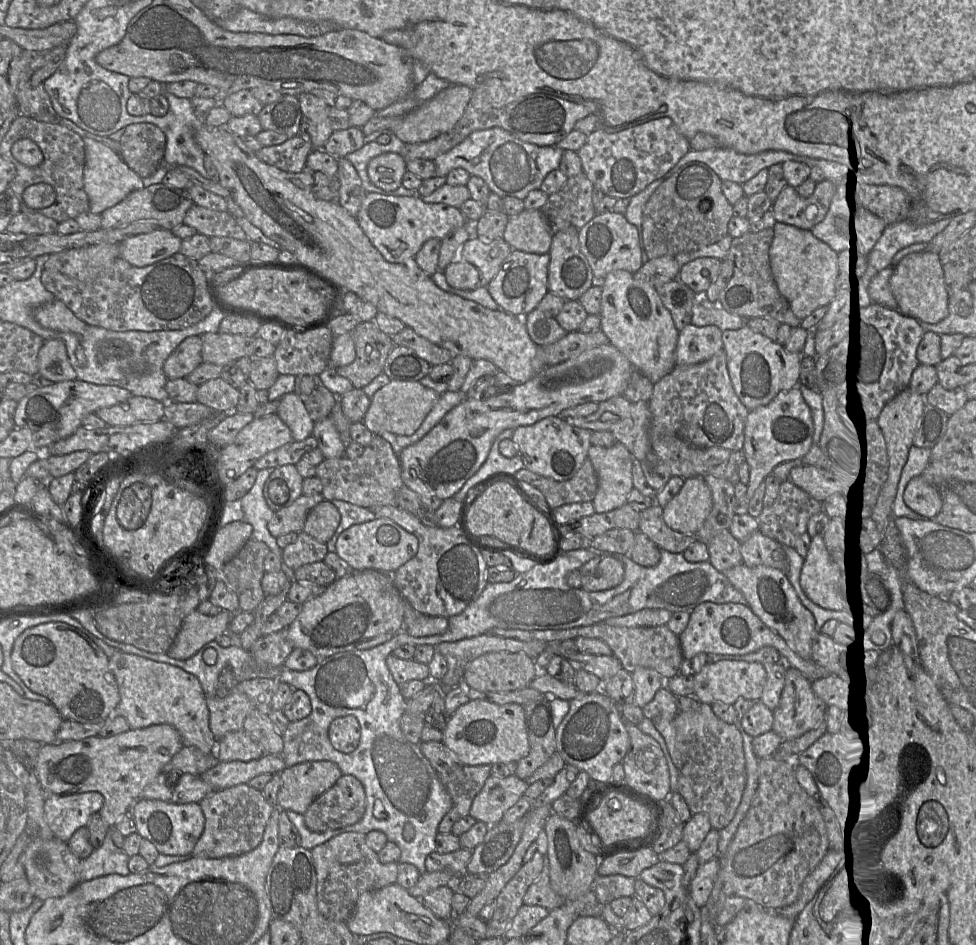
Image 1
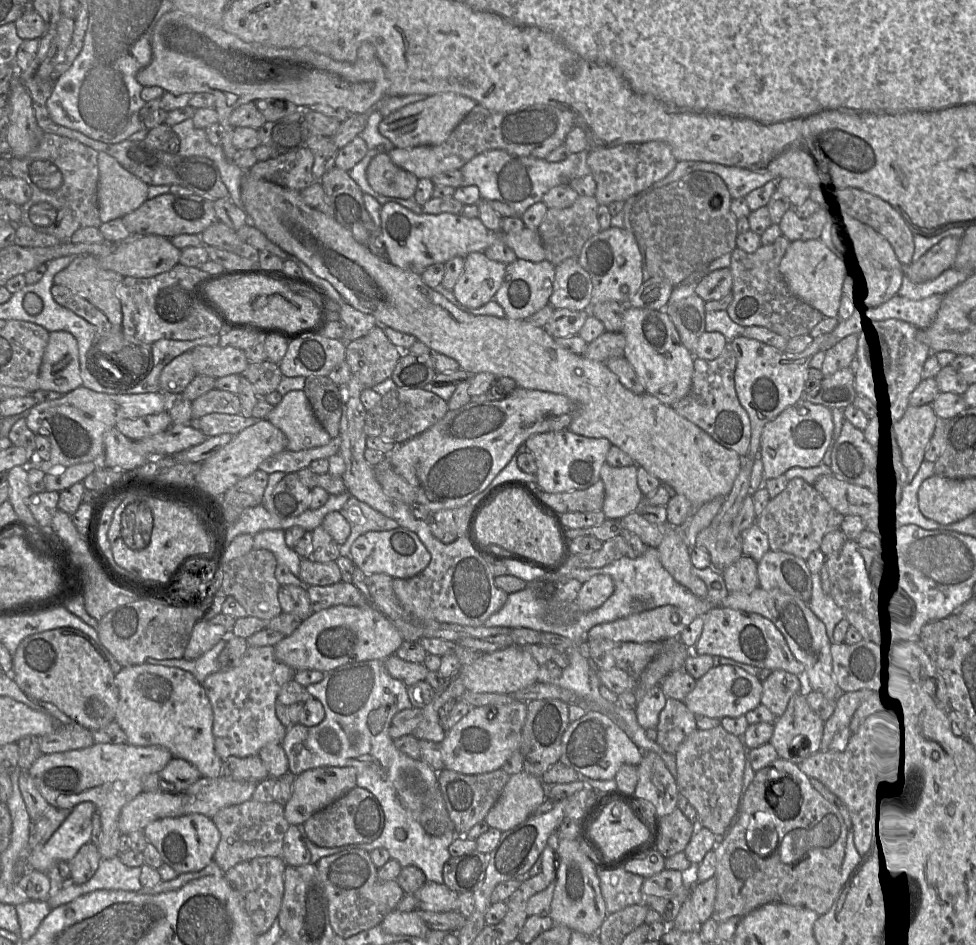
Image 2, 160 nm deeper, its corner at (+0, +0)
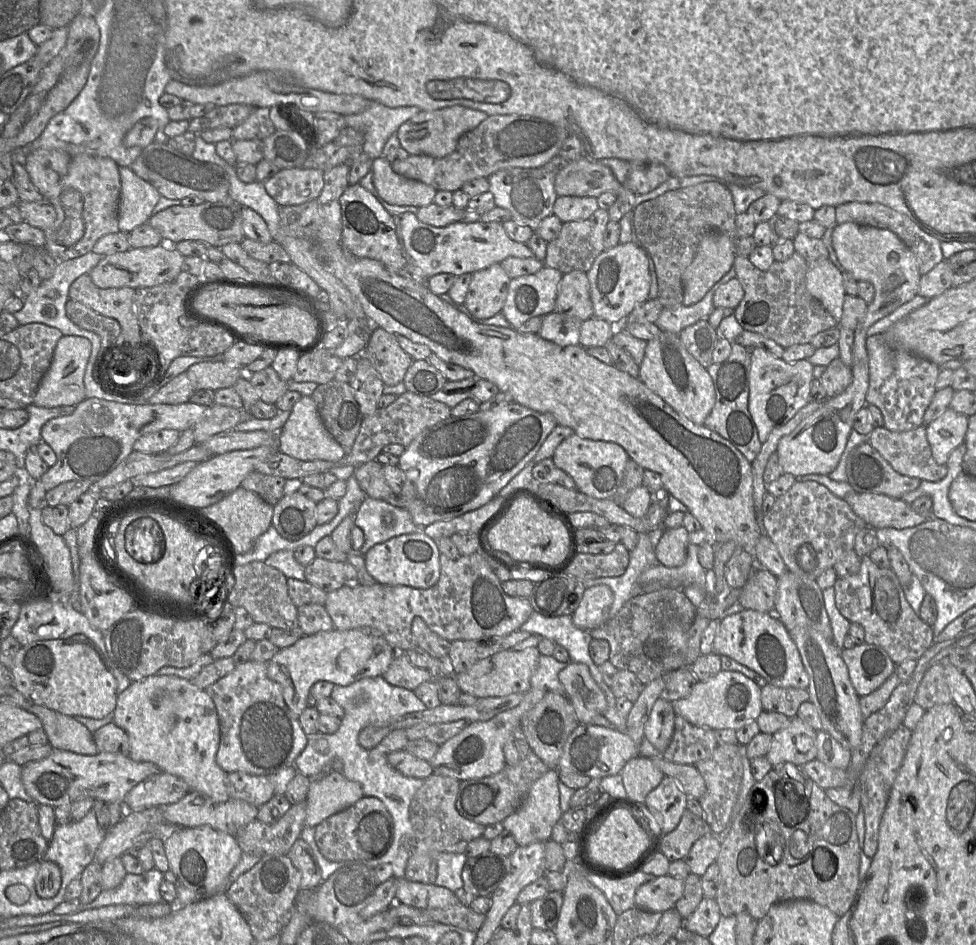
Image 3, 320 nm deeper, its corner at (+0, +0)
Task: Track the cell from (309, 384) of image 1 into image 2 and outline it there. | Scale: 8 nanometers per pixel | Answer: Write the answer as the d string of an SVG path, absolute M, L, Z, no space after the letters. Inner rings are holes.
M328 376L307 377L303 391L319 423L332 439L338 438L344 411L339 386Z

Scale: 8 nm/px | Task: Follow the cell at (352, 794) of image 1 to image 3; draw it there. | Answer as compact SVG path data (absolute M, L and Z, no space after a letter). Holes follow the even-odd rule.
M363 796L352 806L331 815L315 826L314 839L322 855L332 862L373 860L384 855L393 843L393 820L381 800Z

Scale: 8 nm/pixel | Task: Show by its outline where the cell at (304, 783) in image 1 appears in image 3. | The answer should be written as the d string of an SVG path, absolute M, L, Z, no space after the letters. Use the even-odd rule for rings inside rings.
M332 771L310 779L305 799L305 825L311 827L352 806L364 796L361 785L348 780L341 772Z

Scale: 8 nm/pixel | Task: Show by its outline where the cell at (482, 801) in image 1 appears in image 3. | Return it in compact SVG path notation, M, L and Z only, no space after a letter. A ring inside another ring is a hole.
M550 769L532 784L521 807L501 822L504 829L513 835L518 846L527 846L536 842L546 843L550 840L553 826L562 815L558 783L558 771Z

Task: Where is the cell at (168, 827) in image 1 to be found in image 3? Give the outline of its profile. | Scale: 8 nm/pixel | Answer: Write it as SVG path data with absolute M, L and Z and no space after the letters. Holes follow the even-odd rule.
M206 825L179 827L163 843L170 870L177 879L177 906L186 906L218 893L226 893L230 874L243 855L233 836Z

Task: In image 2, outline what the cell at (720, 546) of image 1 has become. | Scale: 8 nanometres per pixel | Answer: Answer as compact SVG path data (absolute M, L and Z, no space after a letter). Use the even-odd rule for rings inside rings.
M742 555L721 572L728 592L751 592L759 587L757 562Z

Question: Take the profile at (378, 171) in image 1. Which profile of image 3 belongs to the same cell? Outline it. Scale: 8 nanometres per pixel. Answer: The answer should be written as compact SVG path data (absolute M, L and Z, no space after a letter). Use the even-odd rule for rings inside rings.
M385 157L374 159L371 169L374 187L387 203L420 208L434 202L437 191L433 187L397 174Z

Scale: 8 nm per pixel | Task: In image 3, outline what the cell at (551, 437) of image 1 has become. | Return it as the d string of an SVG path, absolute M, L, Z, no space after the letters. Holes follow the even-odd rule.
M574 433L557 446L551 459L559 469L572 477L579 492L597 499L613 499L623 481L630 457L616 443L581 438Z

